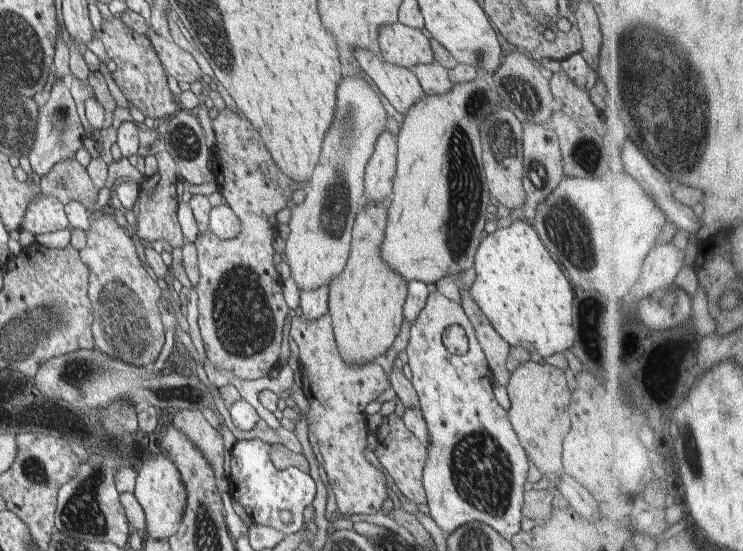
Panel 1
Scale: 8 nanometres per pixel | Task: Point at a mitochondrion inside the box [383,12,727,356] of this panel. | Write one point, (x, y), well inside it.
(661, 93)

